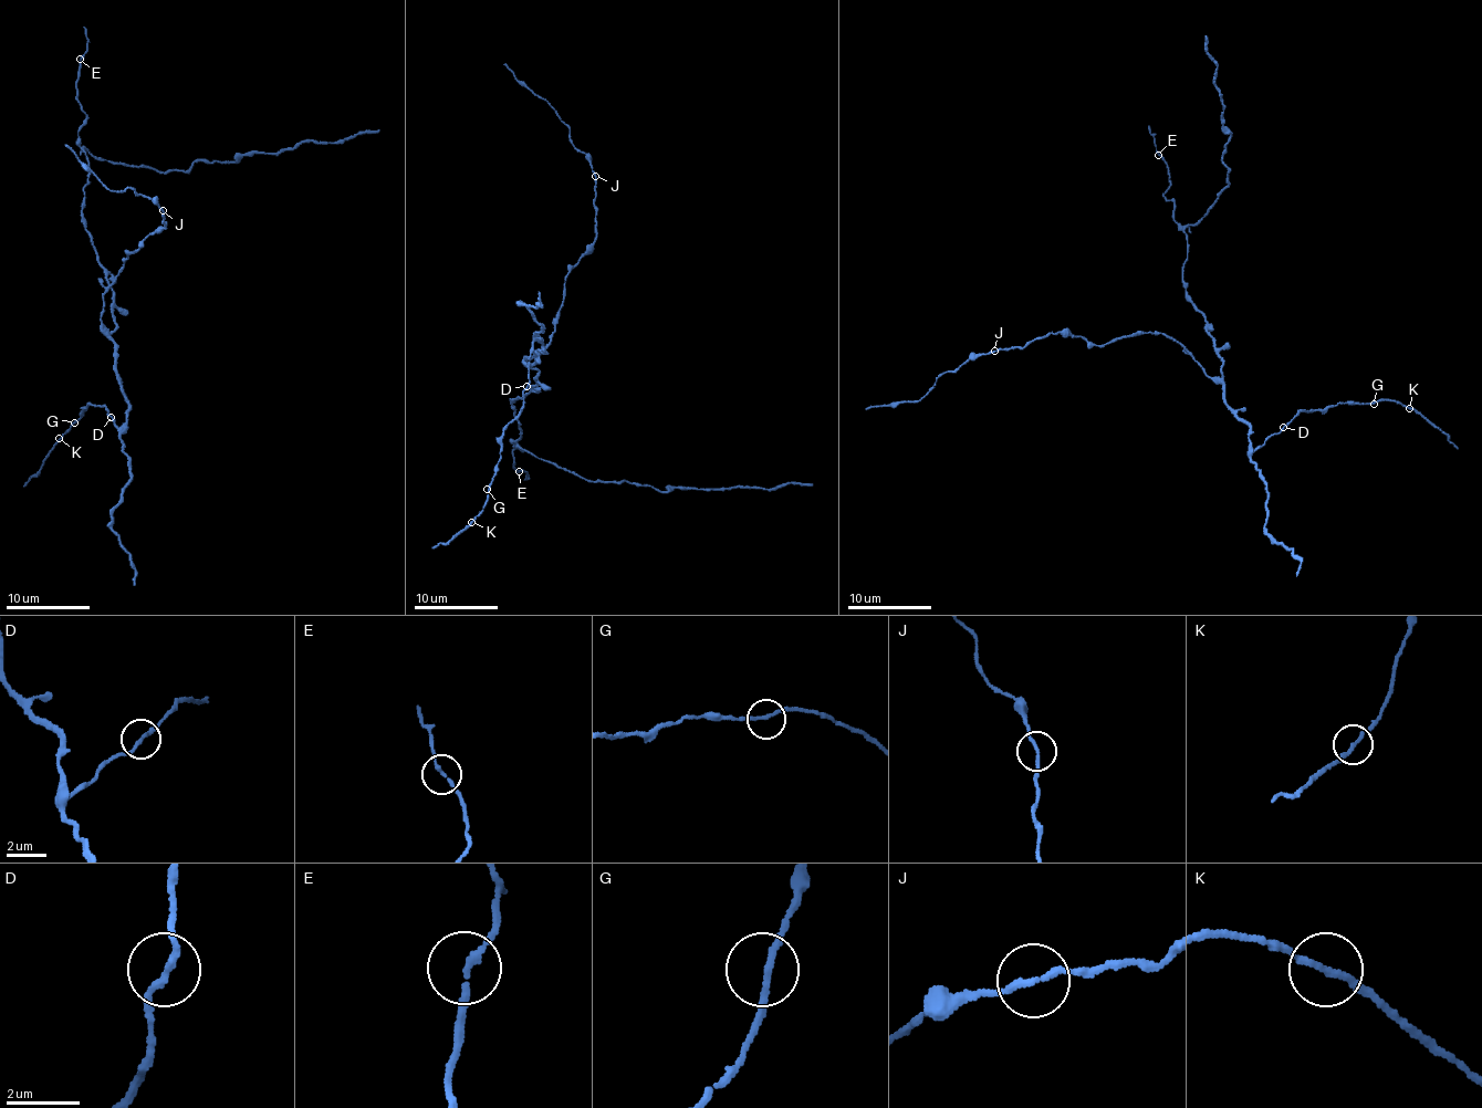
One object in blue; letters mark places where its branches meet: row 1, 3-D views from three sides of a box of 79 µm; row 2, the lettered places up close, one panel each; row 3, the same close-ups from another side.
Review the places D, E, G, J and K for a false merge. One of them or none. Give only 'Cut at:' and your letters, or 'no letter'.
Cut at: no letter

